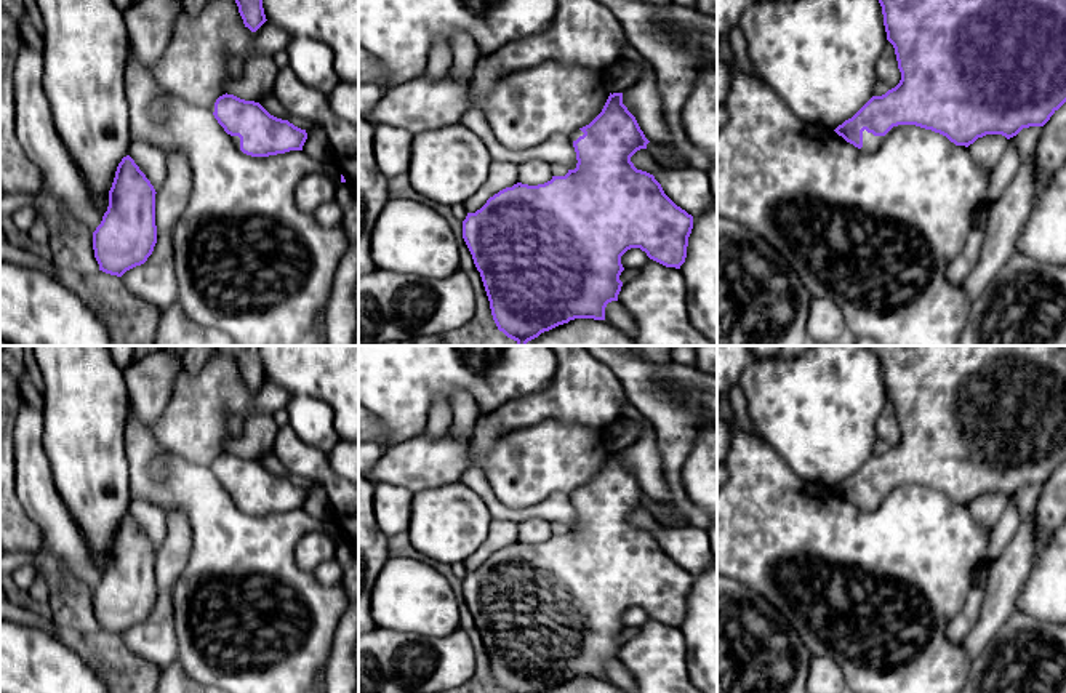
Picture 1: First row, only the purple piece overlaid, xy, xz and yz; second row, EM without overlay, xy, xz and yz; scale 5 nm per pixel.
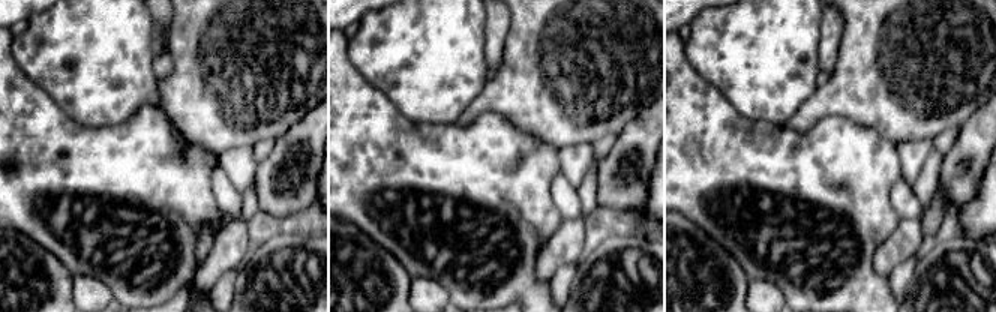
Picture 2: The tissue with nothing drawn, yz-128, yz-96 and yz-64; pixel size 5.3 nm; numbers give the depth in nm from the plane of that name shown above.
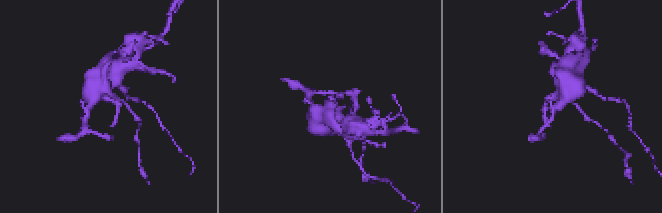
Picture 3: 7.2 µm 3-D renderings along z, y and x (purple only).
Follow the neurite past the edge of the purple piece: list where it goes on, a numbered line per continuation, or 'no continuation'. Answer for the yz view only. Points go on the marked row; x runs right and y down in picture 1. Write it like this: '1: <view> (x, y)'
1: yz (871, 143)

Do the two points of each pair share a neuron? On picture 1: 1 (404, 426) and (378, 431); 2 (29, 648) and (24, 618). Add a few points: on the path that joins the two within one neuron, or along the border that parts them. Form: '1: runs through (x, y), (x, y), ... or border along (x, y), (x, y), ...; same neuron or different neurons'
1: border along (375, 416), (386, 429), (386, 447); different neurons
2: border along (16, 621), (39, 628), (56, 639); different neurons

